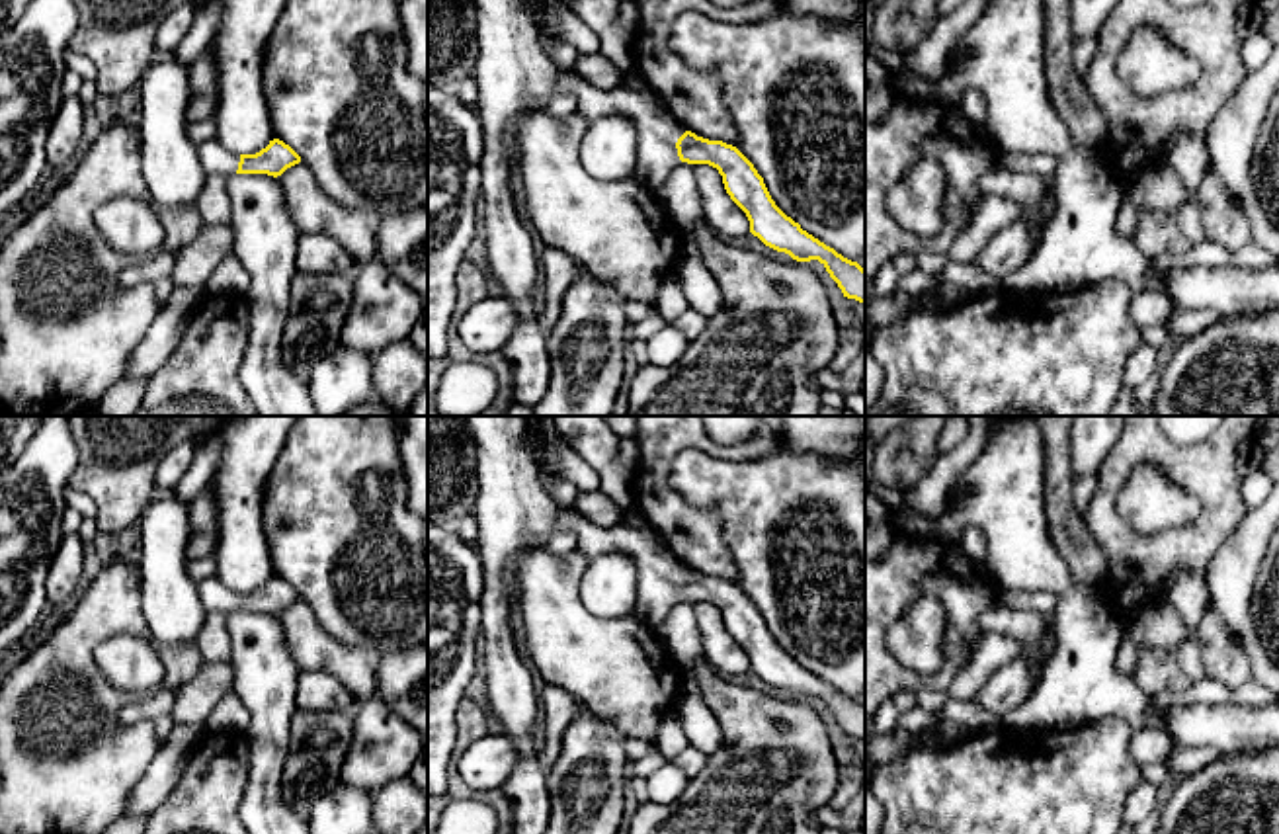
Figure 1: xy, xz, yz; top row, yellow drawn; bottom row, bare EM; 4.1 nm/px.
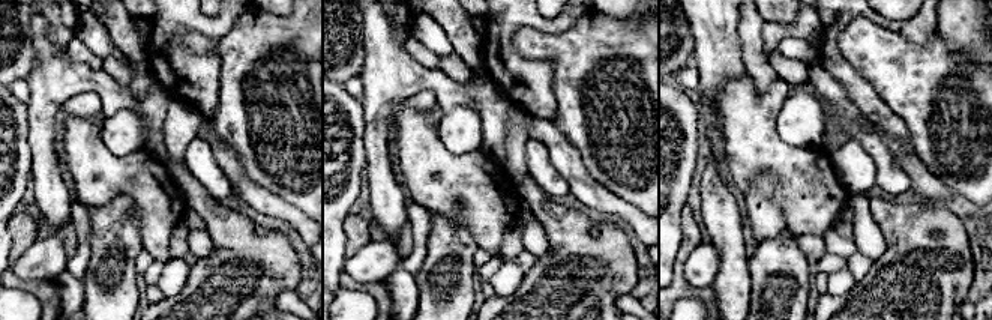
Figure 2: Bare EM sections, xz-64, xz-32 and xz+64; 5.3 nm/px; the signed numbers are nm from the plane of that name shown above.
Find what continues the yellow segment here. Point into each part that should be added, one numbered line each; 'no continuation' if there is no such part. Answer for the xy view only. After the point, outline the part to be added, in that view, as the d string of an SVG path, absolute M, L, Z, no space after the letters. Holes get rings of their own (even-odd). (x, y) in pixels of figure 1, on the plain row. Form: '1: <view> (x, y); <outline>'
1: xy (217, 598); M217 574L199 582L199 598L207 613L236 611L240 594L232 592Z

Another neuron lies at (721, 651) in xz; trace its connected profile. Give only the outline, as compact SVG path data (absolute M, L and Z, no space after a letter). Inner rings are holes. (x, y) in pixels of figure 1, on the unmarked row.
M693 602L705 660L721 674L750 672L746 650L730 637L722 613L709 602Z

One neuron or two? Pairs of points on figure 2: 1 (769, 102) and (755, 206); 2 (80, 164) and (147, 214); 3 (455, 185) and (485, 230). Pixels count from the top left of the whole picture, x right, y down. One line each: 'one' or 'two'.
1: two
2: one
3: one

